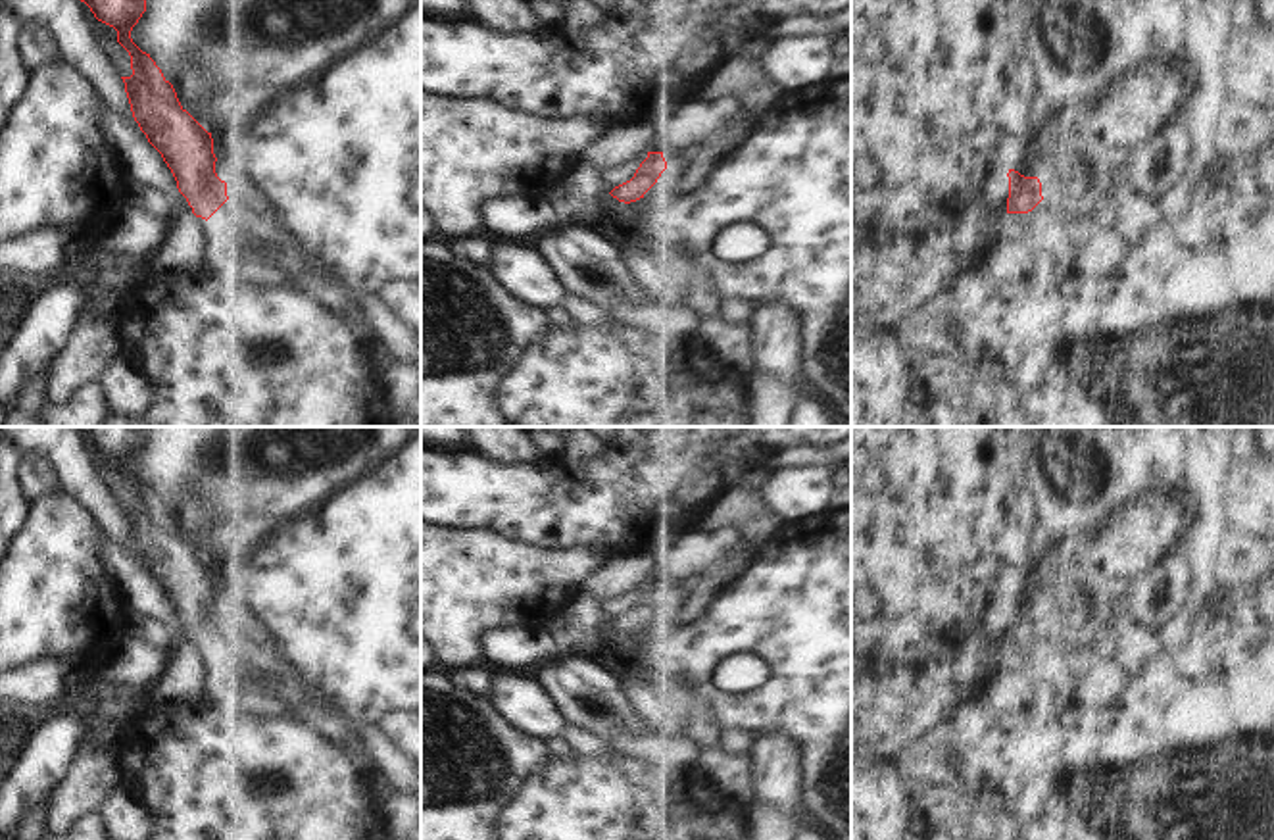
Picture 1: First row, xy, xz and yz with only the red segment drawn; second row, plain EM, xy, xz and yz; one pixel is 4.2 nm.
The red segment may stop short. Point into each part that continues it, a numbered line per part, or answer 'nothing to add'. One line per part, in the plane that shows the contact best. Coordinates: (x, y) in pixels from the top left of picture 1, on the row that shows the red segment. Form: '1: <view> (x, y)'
1: yz (1044, 237)

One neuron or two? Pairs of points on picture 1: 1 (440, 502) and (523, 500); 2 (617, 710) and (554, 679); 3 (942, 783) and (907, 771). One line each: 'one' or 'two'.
1: one
2: one
3: two

